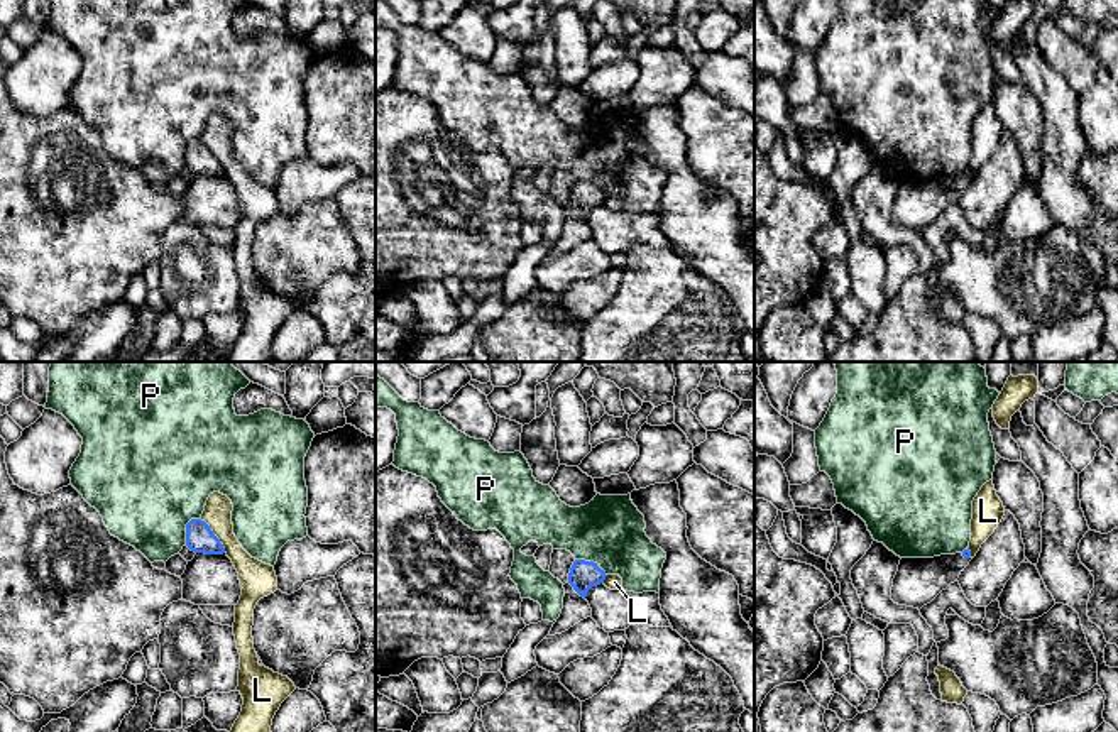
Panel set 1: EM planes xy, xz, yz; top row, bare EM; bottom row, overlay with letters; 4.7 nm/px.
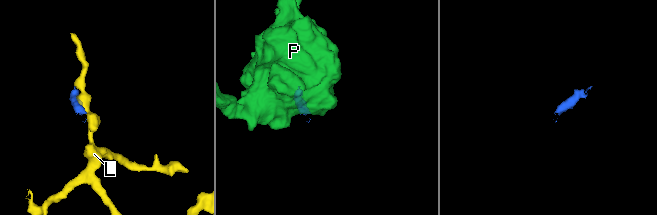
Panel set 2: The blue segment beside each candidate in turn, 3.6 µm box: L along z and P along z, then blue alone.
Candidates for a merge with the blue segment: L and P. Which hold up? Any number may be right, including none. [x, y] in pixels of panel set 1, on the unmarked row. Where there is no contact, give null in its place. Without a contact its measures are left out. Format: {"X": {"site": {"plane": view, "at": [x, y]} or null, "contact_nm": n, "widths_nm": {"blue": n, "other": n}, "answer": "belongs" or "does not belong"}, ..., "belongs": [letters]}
{"L": {"site": {"plane": "xy", "at": [213, 156]}, "contact_nm": 200, "widths_nm": {"blue": 140, "other": 140}, "answer": "does not belong"}, "P": {"site": {"plane": "xy", "at": [186, 149]}, "contact_nm": 150, "widths_nm": {"blue": 140, "other": 480}, "answer": "does not belong"}, "belongs": []}

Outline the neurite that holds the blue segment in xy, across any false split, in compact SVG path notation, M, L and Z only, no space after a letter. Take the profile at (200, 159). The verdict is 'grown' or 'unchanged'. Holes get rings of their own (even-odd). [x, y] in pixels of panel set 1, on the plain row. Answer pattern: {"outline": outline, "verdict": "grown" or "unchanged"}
{"outline": "M191 140L186 145L186 167L195 174L223 176L225 169L201 140Z", "verdict": "unchanged"}

